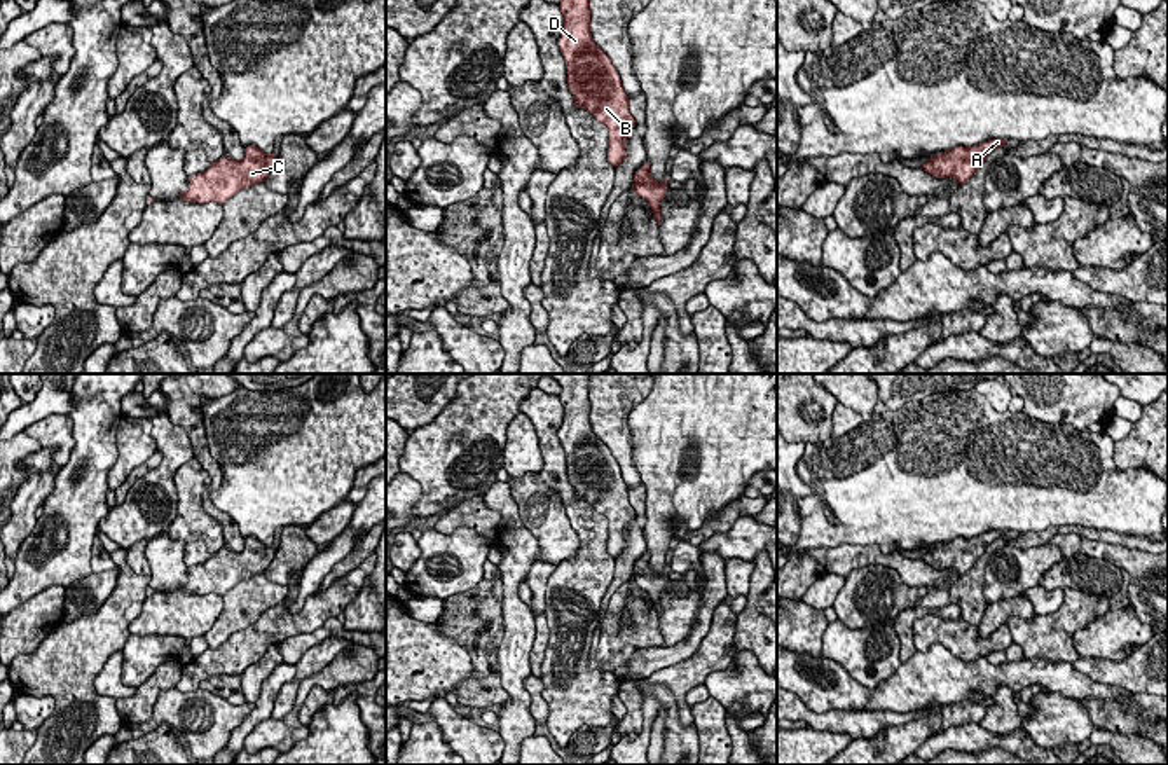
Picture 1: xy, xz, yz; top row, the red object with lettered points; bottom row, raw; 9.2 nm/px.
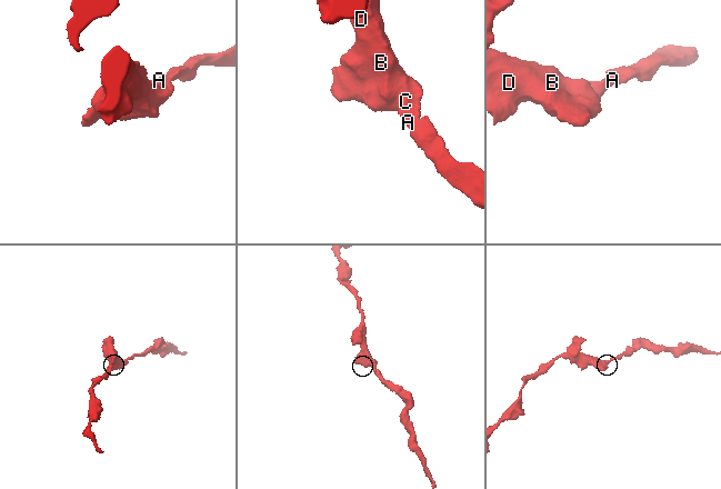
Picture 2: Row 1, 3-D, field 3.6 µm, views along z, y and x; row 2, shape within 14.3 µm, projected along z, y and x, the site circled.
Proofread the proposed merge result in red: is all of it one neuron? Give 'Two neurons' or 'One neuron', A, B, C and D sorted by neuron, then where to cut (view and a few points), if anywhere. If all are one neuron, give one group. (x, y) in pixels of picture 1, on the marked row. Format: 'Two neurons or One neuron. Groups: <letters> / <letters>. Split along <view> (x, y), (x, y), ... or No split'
One neuron. Groups: A B C D. No split

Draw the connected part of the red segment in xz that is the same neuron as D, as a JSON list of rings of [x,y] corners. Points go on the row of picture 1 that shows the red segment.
[[[560,0],[564,16],[557,42],[567,68],[567,87],[574,107],[590,112],[609,129],[608,161],[615,168],[627,159],[625,140],[636,126],[629,96],[609,56],[590,33],[590,0]]]

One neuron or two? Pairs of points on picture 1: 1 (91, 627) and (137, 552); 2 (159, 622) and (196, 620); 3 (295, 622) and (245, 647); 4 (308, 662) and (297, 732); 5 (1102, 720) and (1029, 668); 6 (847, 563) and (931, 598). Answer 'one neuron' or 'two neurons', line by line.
1: one neuron
2: one neuron
3: one neuron
4: two neurons
5: two neurons
6: two neurons

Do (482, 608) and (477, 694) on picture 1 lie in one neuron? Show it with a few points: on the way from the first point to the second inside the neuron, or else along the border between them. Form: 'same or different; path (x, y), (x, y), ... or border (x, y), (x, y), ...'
same; path (474, 629), (480, 647), (482, 673)

